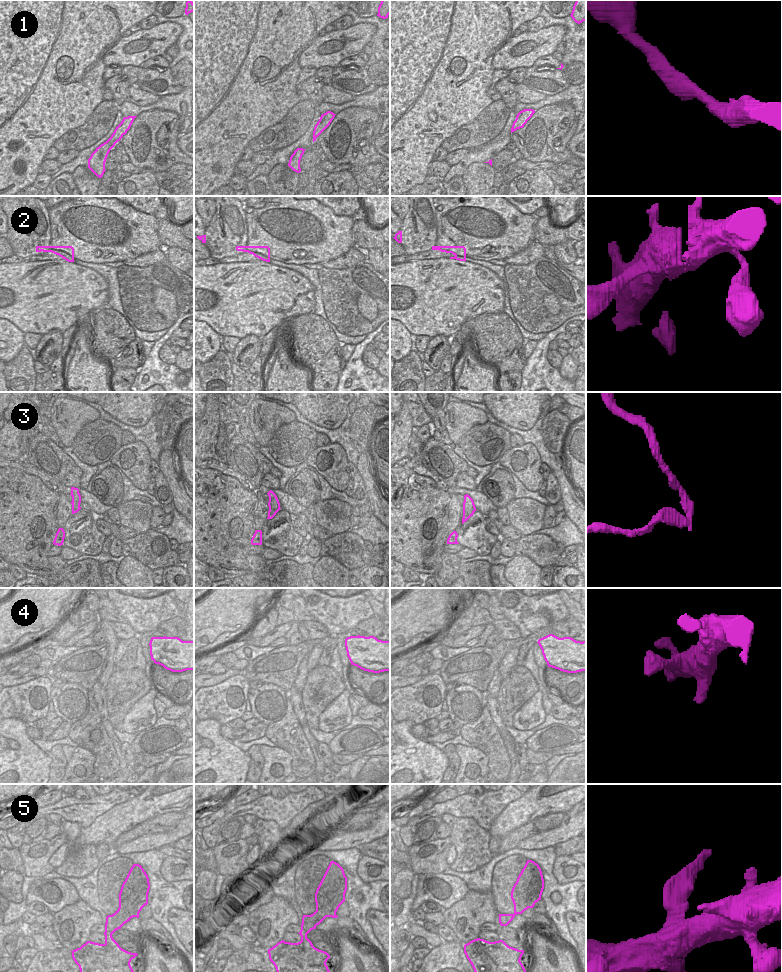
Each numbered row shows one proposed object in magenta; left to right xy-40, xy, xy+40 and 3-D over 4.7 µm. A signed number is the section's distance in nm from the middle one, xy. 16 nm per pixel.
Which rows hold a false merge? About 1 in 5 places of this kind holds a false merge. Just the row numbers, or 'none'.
3

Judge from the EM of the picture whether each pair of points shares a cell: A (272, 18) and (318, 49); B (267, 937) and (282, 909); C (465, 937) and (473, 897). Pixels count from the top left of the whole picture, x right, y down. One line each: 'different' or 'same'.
A: different
B: same
C: same

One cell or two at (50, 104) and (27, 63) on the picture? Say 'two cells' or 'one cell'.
one cell

